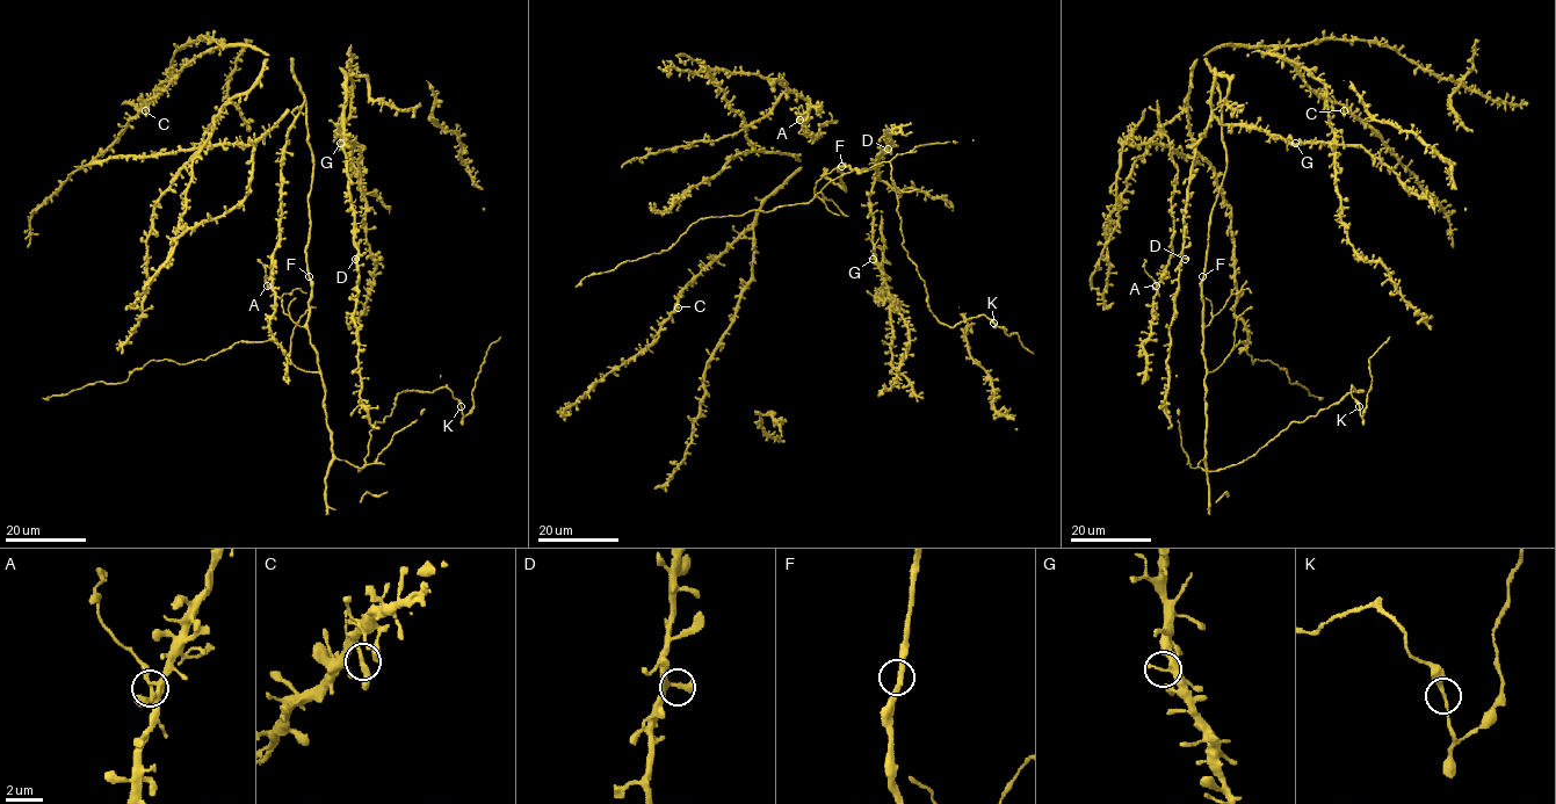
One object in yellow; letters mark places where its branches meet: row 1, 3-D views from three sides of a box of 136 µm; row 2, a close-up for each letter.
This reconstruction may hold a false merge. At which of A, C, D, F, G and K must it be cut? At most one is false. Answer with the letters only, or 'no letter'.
A

